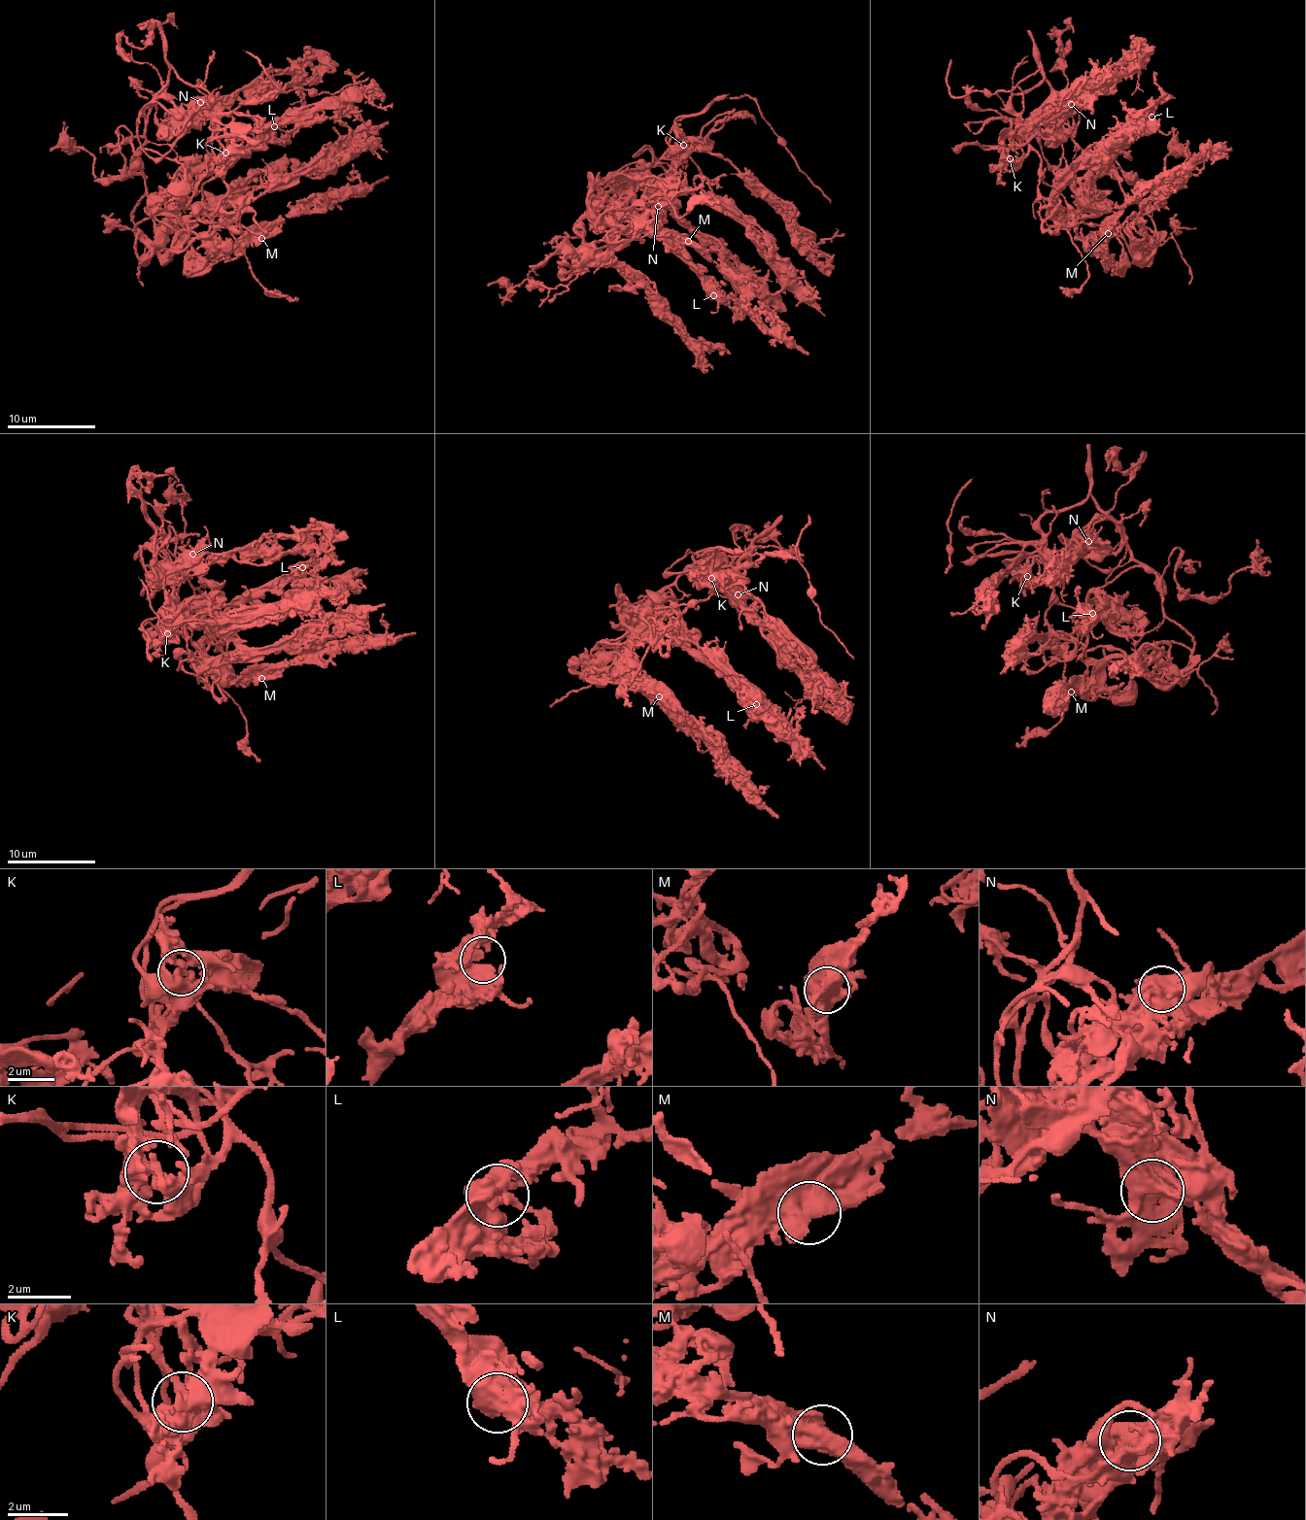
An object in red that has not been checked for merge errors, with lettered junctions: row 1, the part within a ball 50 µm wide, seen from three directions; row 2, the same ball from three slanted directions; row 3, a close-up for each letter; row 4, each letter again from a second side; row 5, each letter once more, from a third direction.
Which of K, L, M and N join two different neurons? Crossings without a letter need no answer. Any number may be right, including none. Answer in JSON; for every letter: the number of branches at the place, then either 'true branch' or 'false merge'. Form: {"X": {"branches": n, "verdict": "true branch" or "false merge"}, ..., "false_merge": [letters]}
{"K": {"branches": 3, "verdict": "true branch"}, "L": {"branches": 2, "verdict": "true branch"}, "M": {"branches": 1, "verdict": "true branch"}, "N": {"branches": 2, "verdict": "true branch"}, "false_merge": []}

